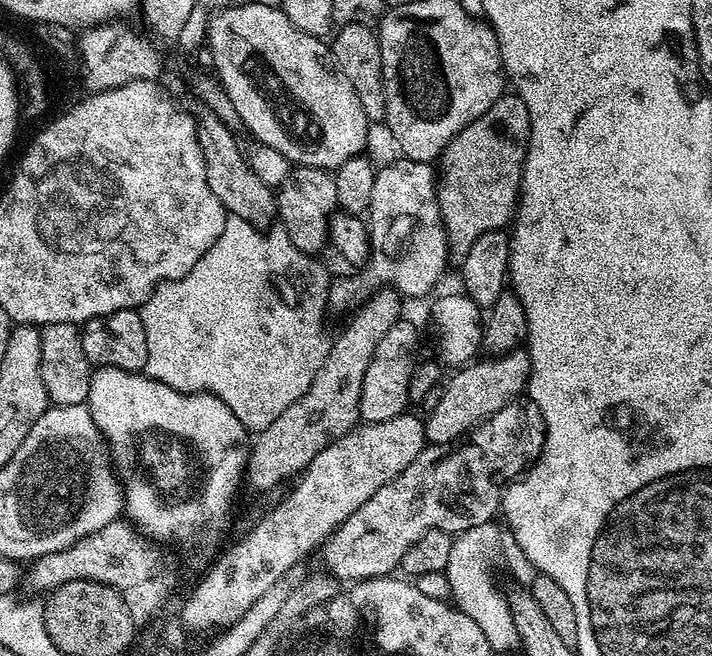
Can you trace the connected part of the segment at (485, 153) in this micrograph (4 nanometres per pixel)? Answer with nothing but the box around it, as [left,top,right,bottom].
[436,94,530,261]

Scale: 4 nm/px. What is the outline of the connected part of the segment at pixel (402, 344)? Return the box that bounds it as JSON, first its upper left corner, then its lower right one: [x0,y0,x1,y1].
[360,319,420,424]

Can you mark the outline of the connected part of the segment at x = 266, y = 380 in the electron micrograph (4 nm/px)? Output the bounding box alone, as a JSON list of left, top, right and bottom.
[139,215,330,434]

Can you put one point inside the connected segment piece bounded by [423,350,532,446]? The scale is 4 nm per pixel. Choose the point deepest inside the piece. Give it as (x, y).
(479, 389)

